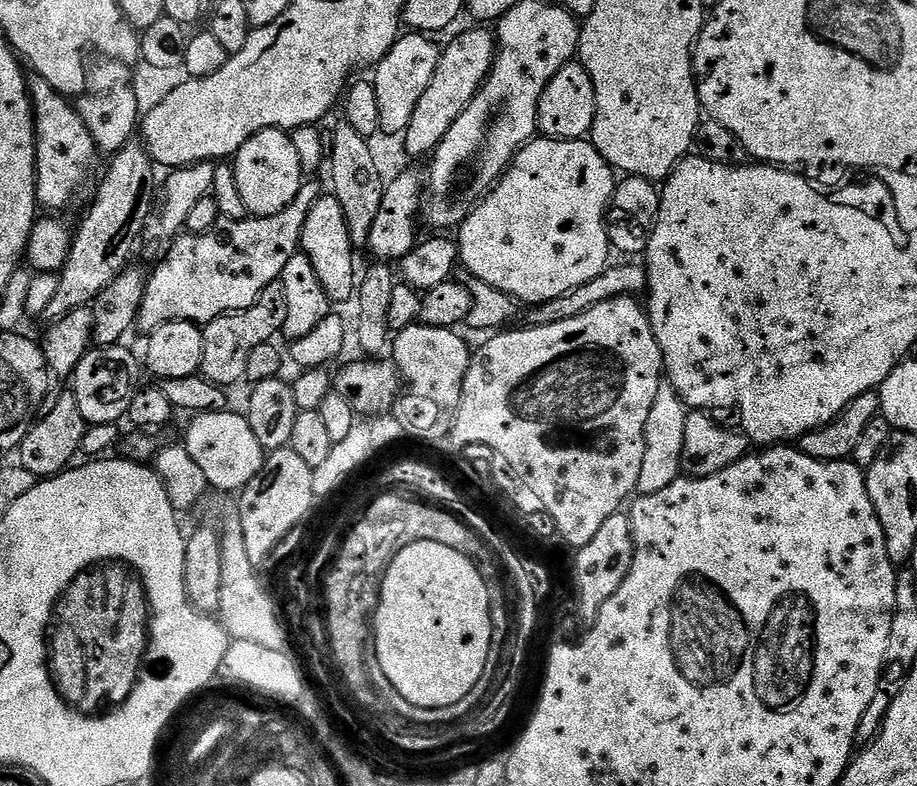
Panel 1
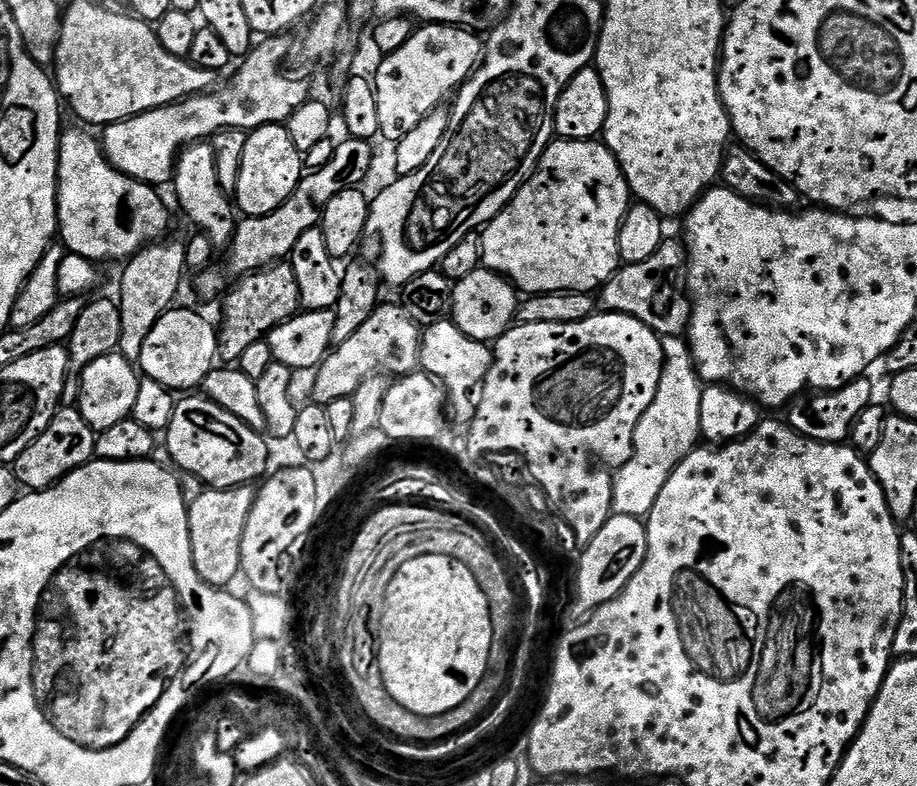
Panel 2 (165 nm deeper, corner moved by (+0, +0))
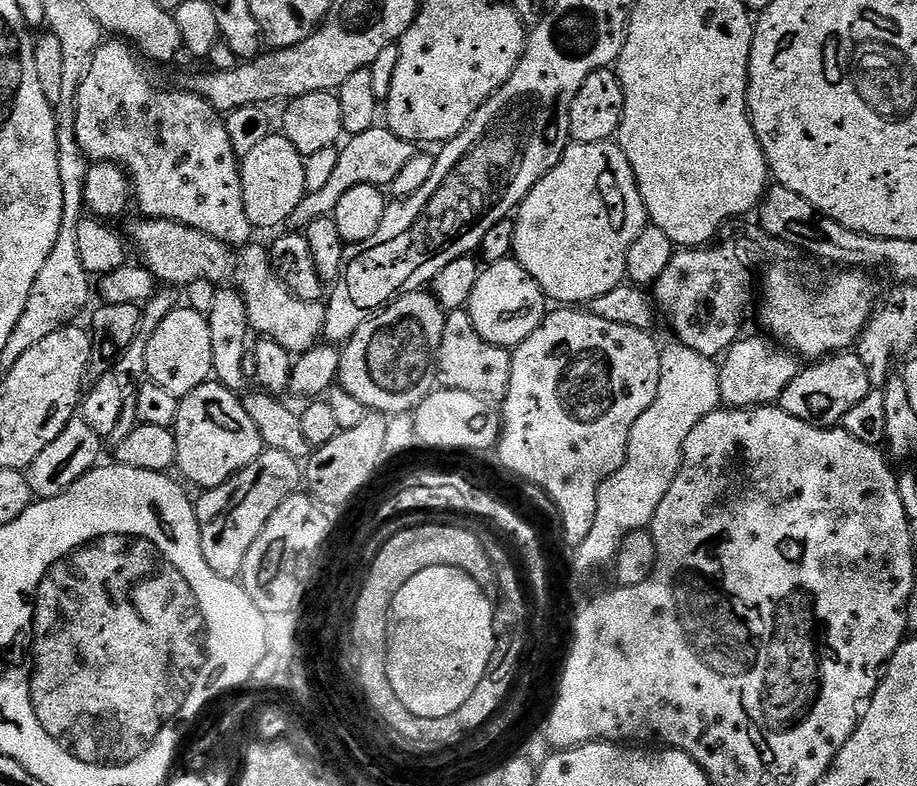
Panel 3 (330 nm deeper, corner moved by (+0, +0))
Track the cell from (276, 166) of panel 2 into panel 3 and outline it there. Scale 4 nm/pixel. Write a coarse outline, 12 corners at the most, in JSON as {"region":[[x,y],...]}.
{"region":[[269,134],[240,160],[253,229],[287,225],[305,157]]}

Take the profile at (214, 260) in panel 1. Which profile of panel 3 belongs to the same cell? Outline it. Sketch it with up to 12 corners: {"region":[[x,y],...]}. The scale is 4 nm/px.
{"region":[[387,126],[351,137],[287,227],[332,216],[354,186],[391,186],[418,148]]}

